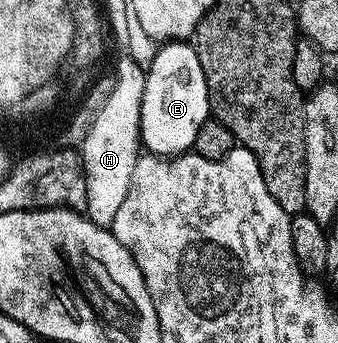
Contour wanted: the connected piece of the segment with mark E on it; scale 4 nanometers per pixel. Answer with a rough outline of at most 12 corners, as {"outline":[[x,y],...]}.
{"outline":[[160,44],[146,68],[139,140],[170,159],[211,117],[201,59]]}

